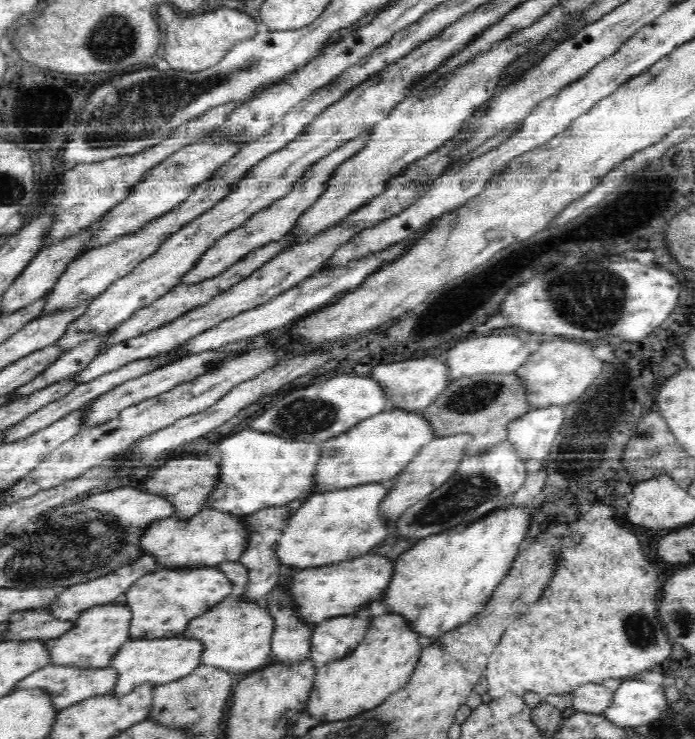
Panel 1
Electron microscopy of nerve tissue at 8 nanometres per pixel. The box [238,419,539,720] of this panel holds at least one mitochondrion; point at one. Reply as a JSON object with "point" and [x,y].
{"point":[468,493]}

